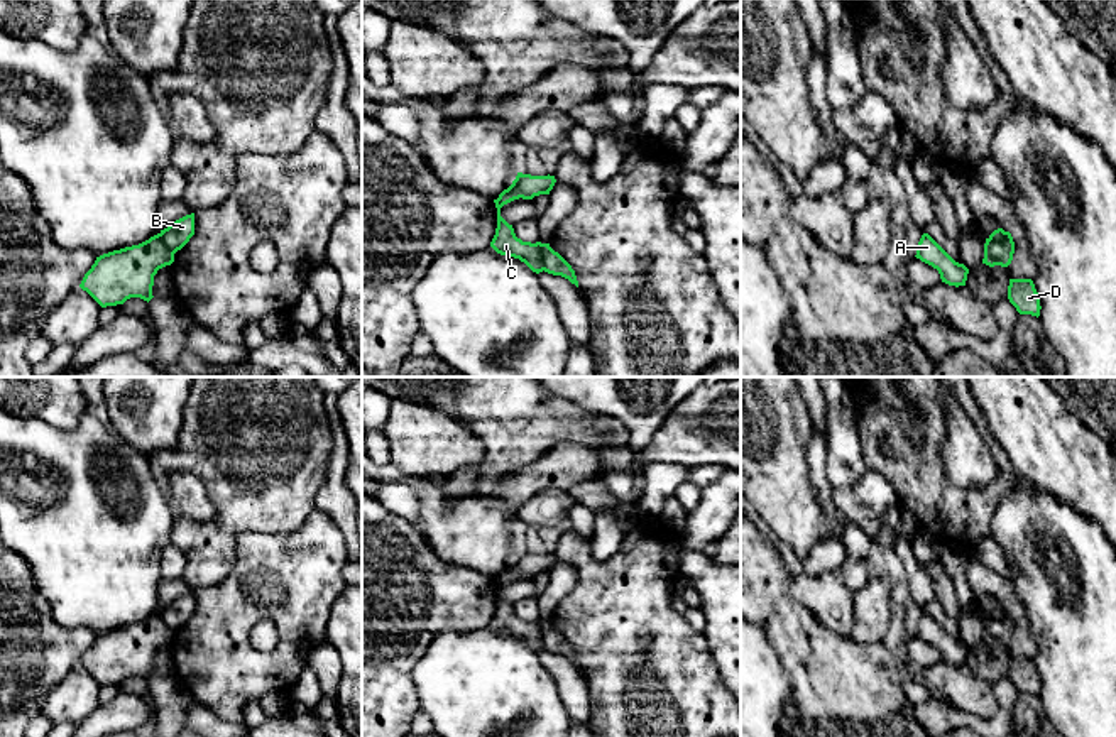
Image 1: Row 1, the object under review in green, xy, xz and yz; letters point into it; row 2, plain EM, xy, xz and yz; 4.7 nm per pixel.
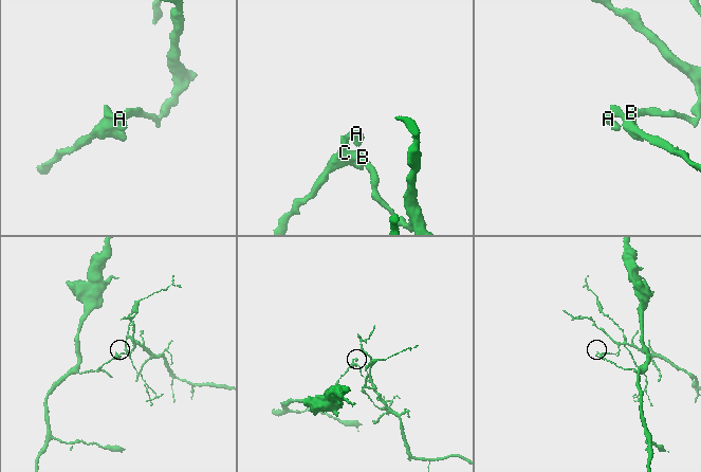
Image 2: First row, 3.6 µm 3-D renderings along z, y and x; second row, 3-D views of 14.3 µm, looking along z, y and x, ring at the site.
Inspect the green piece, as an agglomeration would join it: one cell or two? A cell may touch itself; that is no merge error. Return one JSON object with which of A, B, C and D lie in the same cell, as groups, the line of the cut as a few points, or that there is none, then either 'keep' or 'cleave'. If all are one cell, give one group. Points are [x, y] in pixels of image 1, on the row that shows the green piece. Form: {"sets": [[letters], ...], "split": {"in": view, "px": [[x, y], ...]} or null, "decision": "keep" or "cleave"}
{"sets": [["A", "C", "D"], ["B"]], "split": {"in": "xz", "px": [[552, 249], [543, 257], [541, 269]]}, "decision": "cleave"}

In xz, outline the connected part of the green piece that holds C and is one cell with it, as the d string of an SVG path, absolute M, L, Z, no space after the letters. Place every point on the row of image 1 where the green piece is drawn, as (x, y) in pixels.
M517 172L512 184L507 189L504 189L497 199L494 199L497 208L497 228L490 242L490 247L501 255L519 259L536 274L543 272L543 257L551 250L550 243L541 242L531 243L517 238L512 225L509 225L501 216L501 208L519 198L533 199L534 196L539 194L550 194L555 183L556 183L555 176L550 174L531 176Z

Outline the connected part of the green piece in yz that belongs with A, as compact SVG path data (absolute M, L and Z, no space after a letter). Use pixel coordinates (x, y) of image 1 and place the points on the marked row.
M928 233L922 235L915 257L937 269L942 282L966 286L969 269L955 262Z

